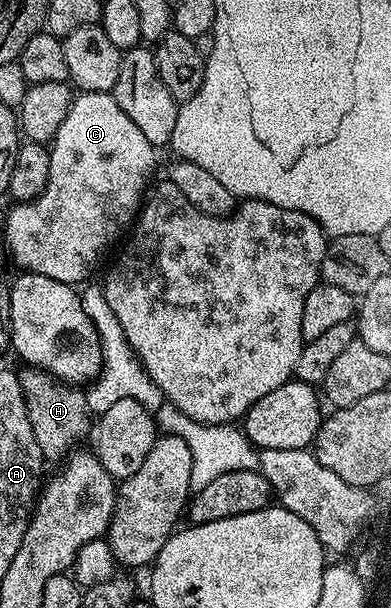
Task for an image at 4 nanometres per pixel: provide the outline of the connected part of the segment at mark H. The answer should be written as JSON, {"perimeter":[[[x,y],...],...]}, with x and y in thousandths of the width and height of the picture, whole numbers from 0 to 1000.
{"perimeter":[[[64,605],[56,610],[43,615],[43,623],[49,638],[59,638],[59,658],[69,664],[69,691],[79,691],[79,711],[90,711],[90,724],[105,738],[105,752],[118,757],[164,755],[182,737],[205,729],[197,725],[217,712],[220,719],[233,707],[228,661],[207,643],[215,640],[133,622],[105,609]]]}

